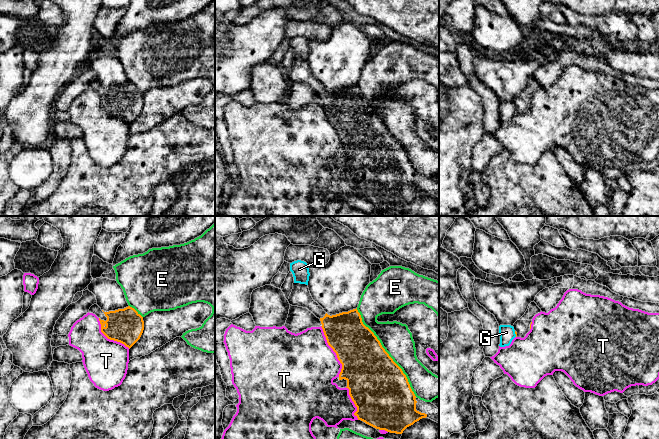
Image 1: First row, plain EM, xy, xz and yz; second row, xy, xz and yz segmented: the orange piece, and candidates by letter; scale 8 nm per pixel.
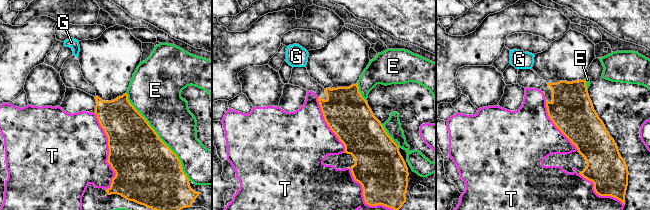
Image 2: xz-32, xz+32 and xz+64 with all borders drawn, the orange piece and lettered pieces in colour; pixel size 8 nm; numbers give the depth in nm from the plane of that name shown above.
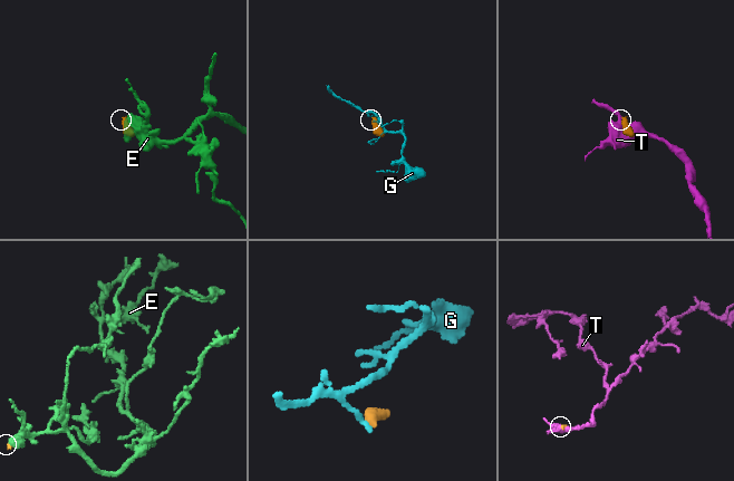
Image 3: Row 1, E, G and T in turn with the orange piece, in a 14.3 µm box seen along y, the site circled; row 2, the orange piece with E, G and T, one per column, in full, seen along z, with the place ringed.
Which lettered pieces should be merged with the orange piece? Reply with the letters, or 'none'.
none

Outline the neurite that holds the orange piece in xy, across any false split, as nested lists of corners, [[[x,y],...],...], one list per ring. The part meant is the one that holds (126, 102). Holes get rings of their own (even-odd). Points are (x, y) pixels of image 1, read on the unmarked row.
[[[94,80],[89,89],[95,90],[101,100],[101,108],[110,116],[124,120],[129,125],[140,115],[144,106],[143,93],[132,83],[103,88]]]

